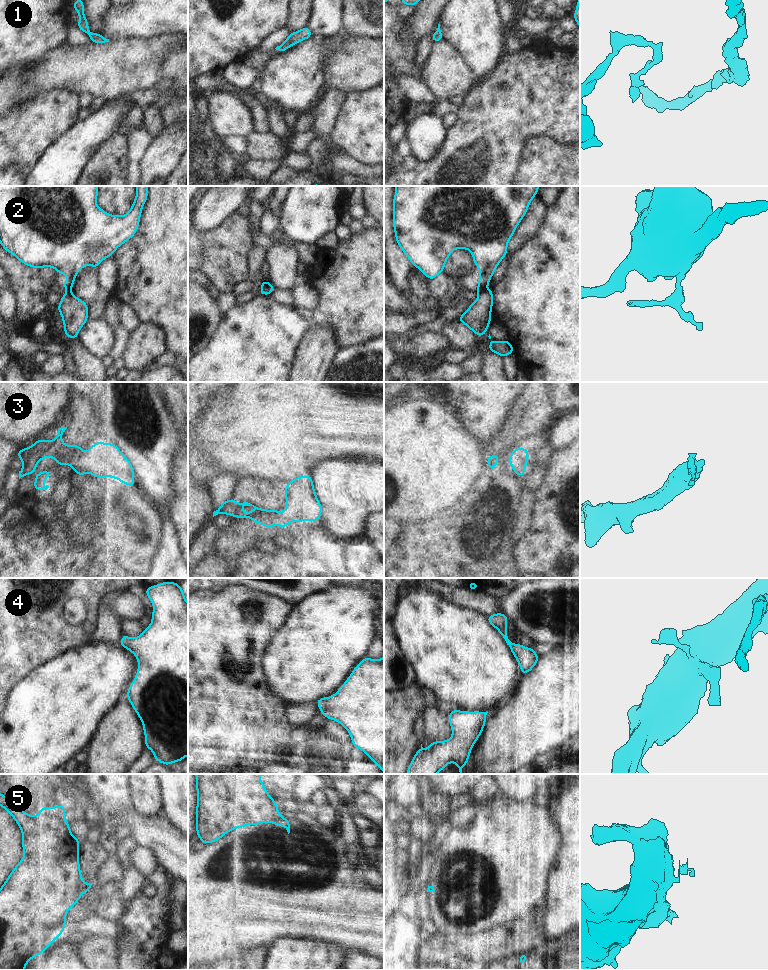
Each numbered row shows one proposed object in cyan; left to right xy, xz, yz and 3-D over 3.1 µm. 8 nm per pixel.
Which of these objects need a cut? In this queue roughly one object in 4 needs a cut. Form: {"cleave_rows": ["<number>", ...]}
{"cleave_rows": ["2", "5"]}

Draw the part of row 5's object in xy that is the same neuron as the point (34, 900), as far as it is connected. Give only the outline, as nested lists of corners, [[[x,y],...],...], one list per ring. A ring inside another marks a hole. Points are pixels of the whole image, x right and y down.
[[[0,793],[0,806],[16,821],[22,832],[24,856],[0,888],[0,970],[24,970],[26,964],[59,937],[65,929],[66,914],[84,894],[84,881],[79,863],[80,840],[72,835],[65,818],[64,805],[41,807],[38,815],[25,813],[8,797]]]

